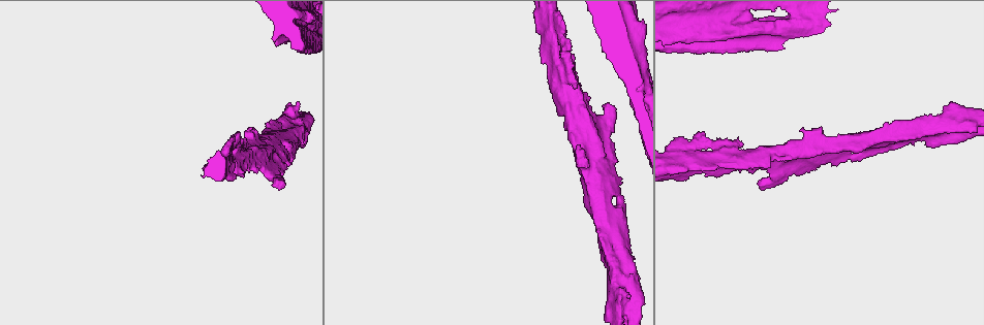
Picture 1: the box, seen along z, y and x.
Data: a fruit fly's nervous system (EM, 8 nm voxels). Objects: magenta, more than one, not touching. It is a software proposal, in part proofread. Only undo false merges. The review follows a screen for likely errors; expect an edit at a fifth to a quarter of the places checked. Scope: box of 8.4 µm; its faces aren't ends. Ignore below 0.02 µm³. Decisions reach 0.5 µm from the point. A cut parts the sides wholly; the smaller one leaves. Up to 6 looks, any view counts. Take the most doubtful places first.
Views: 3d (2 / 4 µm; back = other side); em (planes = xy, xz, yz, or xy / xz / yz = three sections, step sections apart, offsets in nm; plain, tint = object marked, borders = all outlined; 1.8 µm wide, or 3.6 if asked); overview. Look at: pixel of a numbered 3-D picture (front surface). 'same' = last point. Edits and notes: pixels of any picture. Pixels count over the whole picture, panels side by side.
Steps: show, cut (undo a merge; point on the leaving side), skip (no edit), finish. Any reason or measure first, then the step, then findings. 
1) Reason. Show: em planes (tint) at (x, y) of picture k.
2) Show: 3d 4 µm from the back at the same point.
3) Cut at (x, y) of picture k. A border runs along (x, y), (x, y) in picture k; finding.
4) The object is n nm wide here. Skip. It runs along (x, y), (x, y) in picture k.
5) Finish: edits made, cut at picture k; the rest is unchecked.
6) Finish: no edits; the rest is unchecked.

Closes a loop. Show: em yz step 8 (borders) at (564, 93) of picture 1.

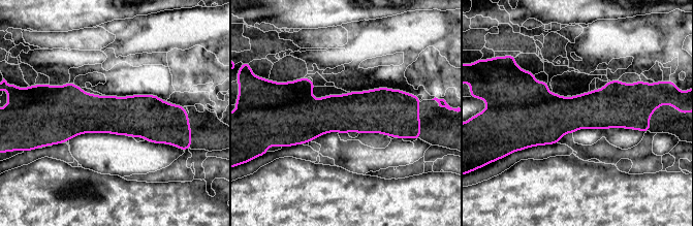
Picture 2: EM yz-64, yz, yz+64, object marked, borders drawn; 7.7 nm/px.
Cut at (526, 89) of picture 2. A second neuron is stuck on.

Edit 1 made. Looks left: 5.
Show: overview.

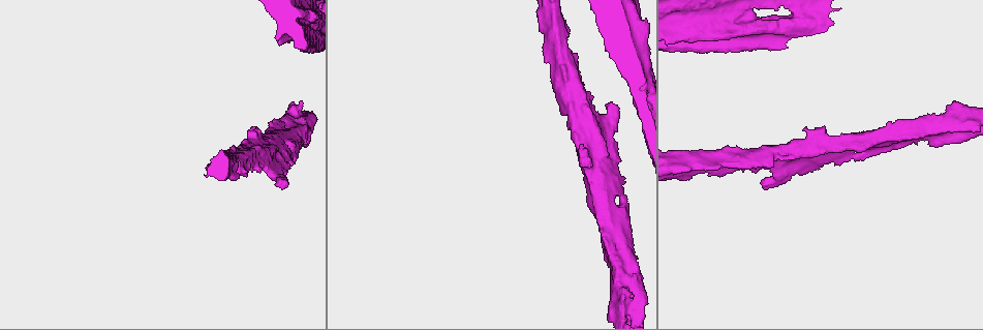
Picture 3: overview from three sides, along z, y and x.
Closes a loop. Show: em 3.6 µm planes (plain) at (284, 169) of picture 3.

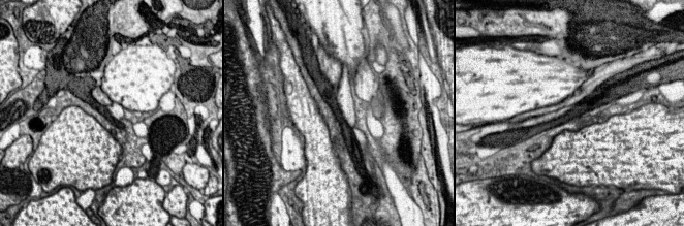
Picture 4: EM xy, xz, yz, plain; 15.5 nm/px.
With the object marked. Show: em 3.6 µm planes (tint) at the same point.

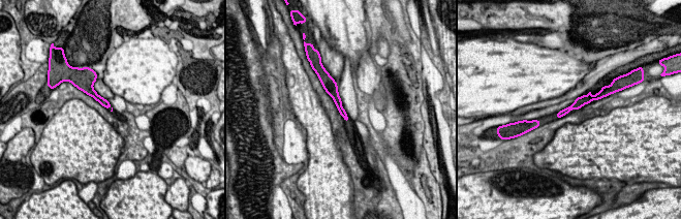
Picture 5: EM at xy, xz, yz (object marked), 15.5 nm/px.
Skip. It runs along (598, 95), (585, 98), (560, 114) in picture 5; one neuron here.

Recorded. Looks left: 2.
Finish: edits made, cut at picture 2; the rest is unchecked.

